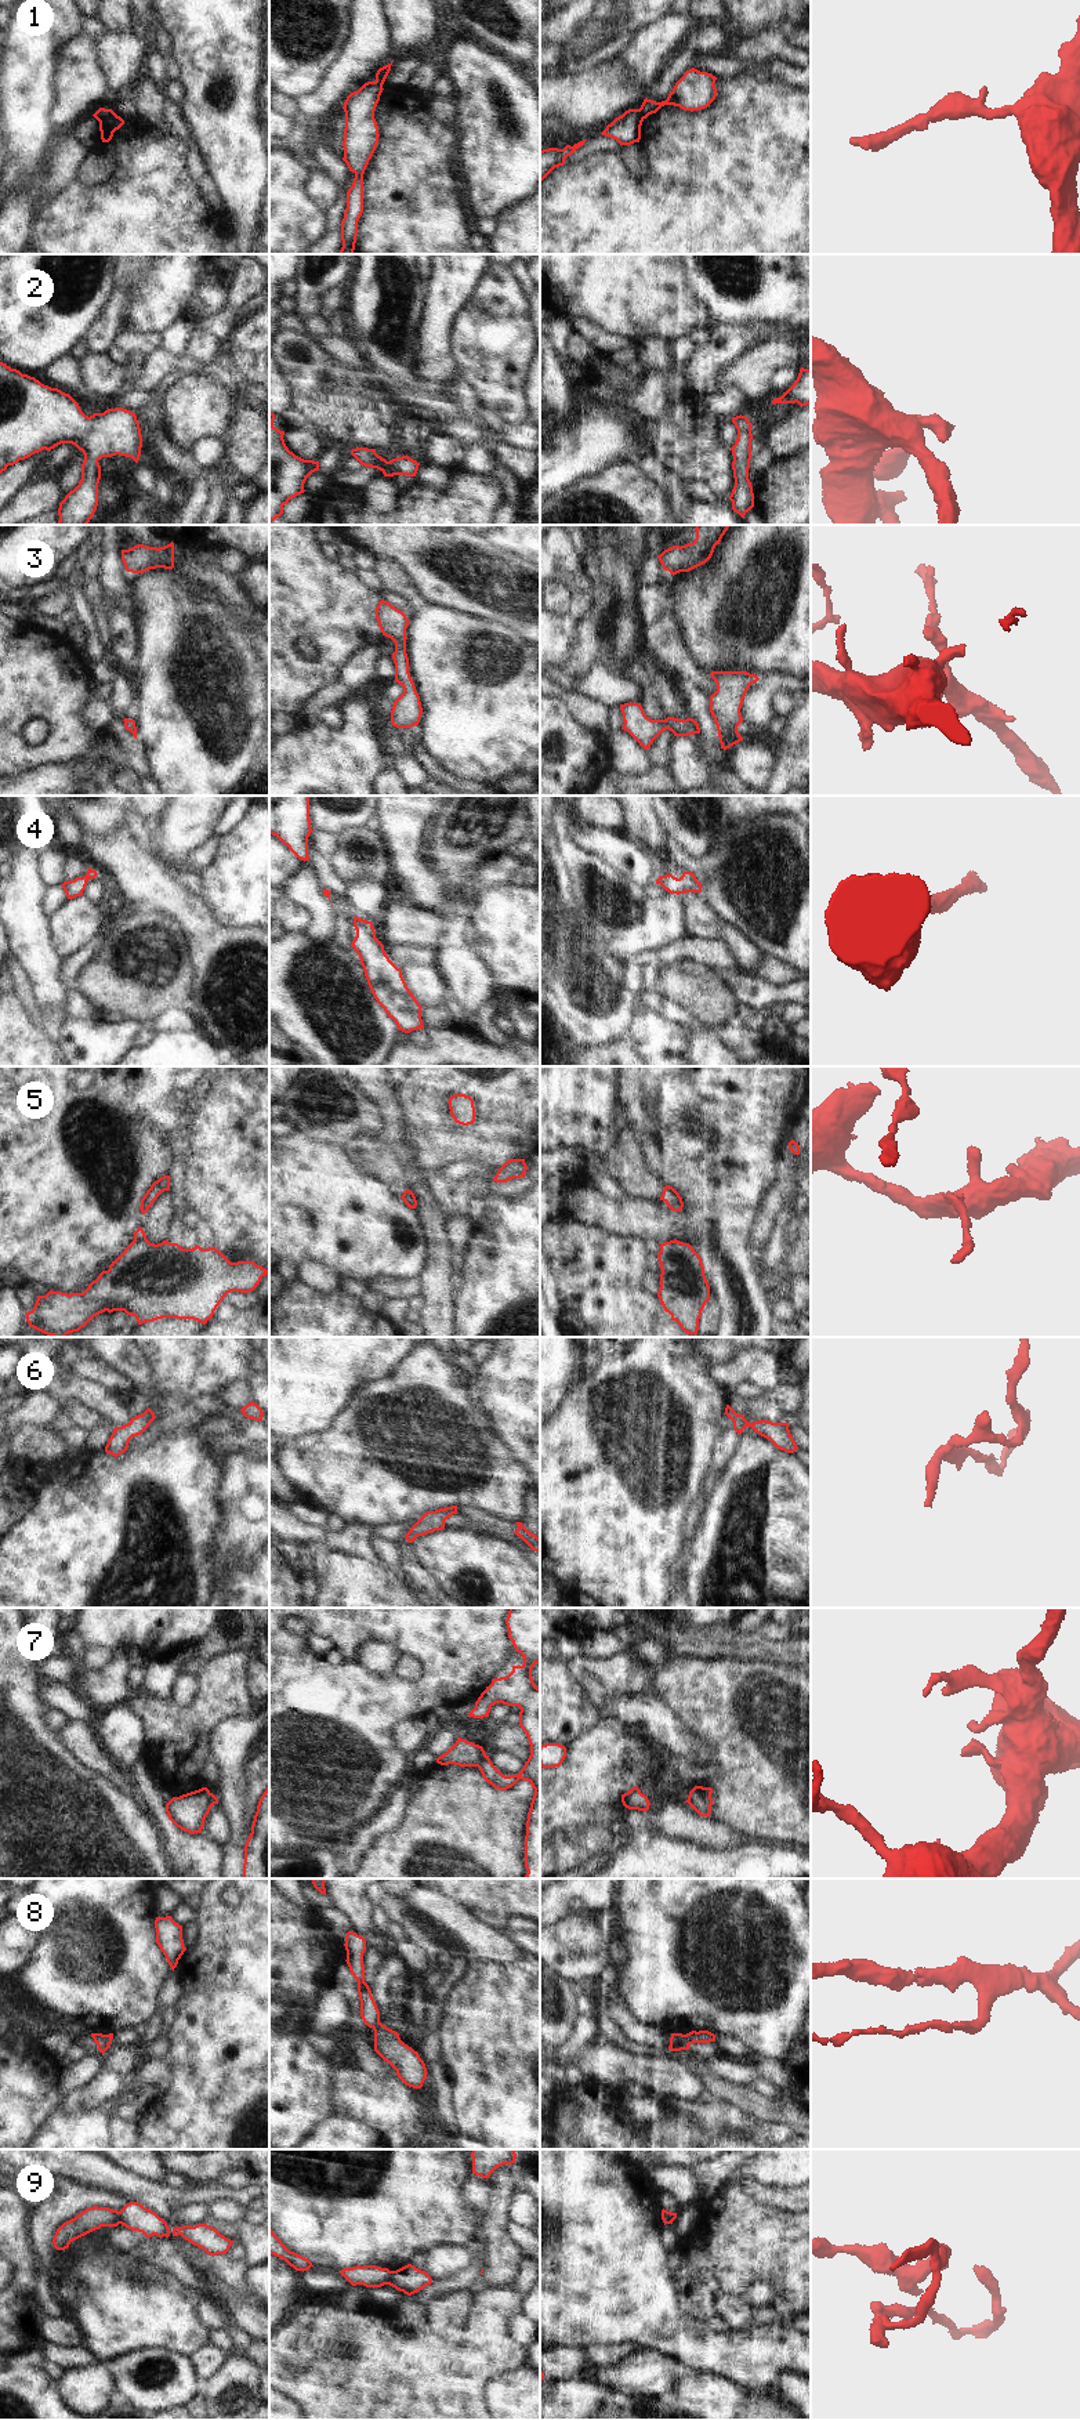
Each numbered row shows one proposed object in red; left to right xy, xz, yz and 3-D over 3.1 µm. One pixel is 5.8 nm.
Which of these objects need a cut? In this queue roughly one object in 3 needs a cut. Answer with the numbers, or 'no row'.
1, 5, 7, 8, 9

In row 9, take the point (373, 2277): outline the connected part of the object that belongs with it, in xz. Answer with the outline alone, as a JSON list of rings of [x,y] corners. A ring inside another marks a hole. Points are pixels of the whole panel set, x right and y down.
[[[356,2265],[338,2271],[352,2286],[363,2285],[366,2287],[381,2287],[388,2285],[389,2269],[376,2265]]]

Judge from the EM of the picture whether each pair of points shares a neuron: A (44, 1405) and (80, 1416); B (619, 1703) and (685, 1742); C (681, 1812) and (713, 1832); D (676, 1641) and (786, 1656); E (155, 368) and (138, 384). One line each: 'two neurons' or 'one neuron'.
A: two neurons
B: one neuron
C: one neuron
D: one neuron
E: one neuron

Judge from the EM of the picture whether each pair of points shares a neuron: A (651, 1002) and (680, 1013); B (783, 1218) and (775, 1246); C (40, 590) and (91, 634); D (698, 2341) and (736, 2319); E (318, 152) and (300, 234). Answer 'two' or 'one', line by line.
A: one
B: one
C: one
D: two
E: two

